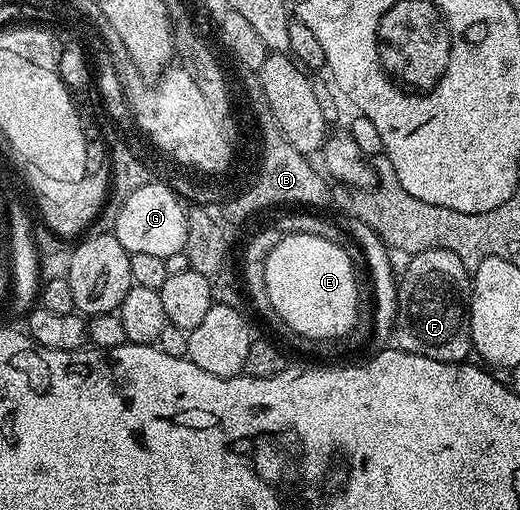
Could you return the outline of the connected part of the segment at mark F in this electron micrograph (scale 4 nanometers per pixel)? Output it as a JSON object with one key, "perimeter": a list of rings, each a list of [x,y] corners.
{"perimeter":[[[430,249],[414,254],[411,261],[397,277],[398,293],[396,301],[399,304],[396,313],[396,325],[393,341],[398,348],[407,353],[421,355],[425,359],[437,359],[438,361],[454,361],[463,363],[472,356],[470,307],[472,278],[466,265],[453,255],[453,251],[444,249]]]}

